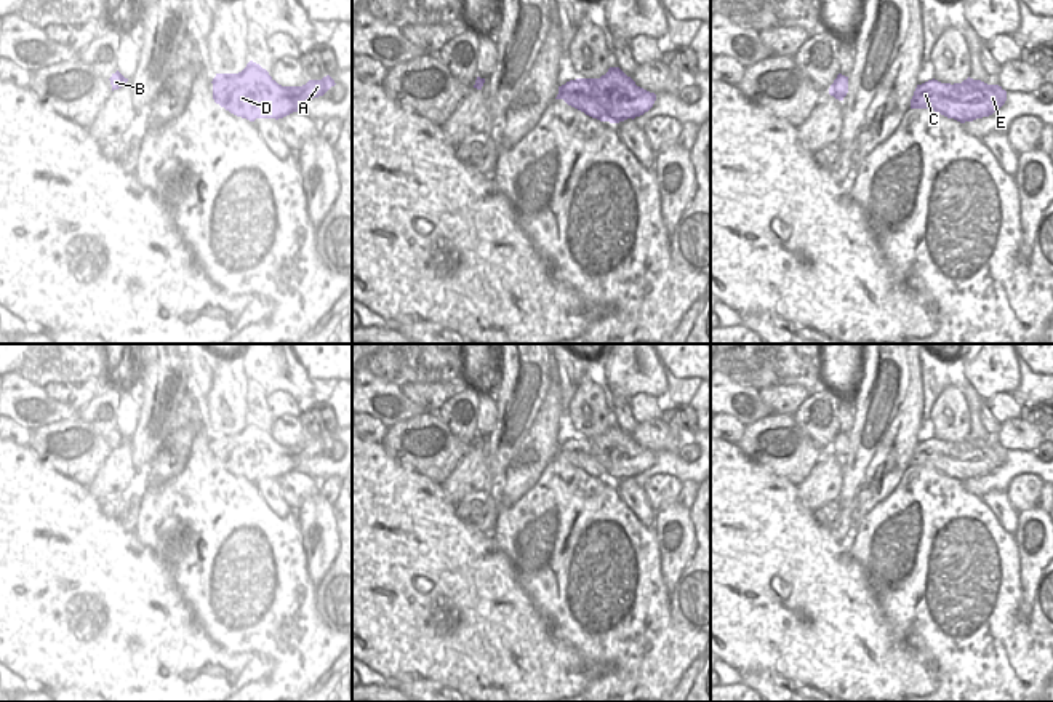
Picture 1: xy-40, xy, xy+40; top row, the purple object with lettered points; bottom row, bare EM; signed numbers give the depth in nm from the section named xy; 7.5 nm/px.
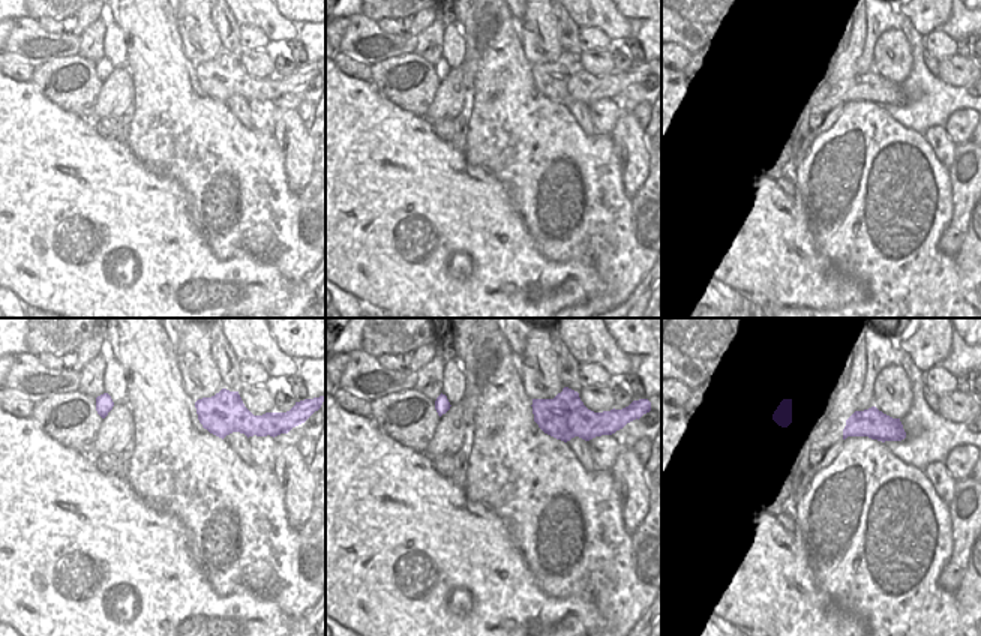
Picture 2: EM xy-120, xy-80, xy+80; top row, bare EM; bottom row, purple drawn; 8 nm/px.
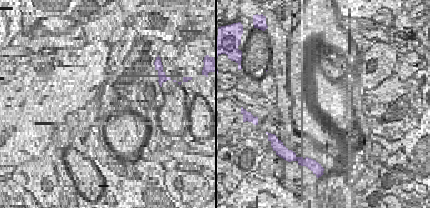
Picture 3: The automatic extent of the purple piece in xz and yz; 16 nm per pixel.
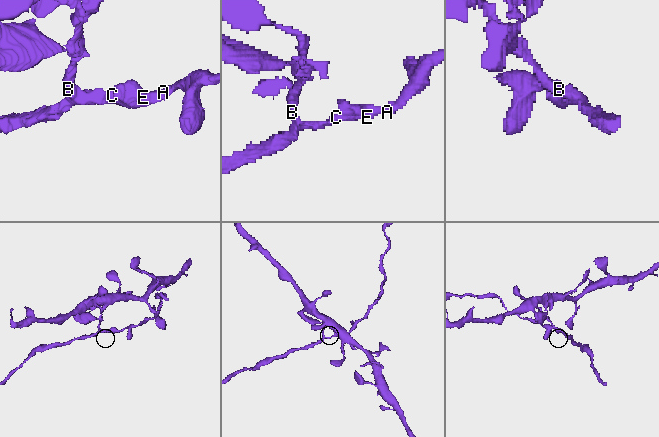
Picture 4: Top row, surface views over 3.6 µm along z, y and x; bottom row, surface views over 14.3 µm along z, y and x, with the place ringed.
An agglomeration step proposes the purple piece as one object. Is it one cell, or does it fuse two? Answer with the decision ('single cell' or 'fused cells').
fused cells

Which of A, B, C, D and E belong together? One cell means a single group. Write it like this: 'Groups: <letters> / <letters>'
Groups: A C D E / B

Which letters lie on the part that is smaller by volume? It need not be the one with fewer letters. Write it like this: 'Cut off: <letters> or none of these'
Cut off: A, C, D, E

